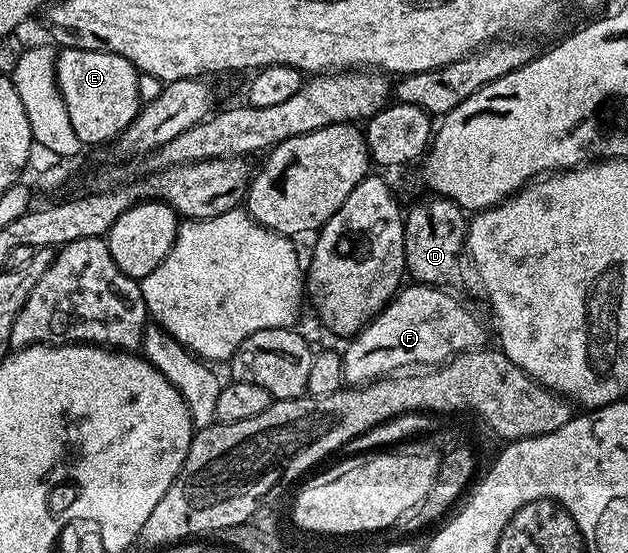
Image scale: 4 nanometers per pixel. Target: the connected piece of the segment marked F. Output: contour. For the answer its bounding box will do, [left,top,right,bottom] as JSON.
[343,286,486,383]

